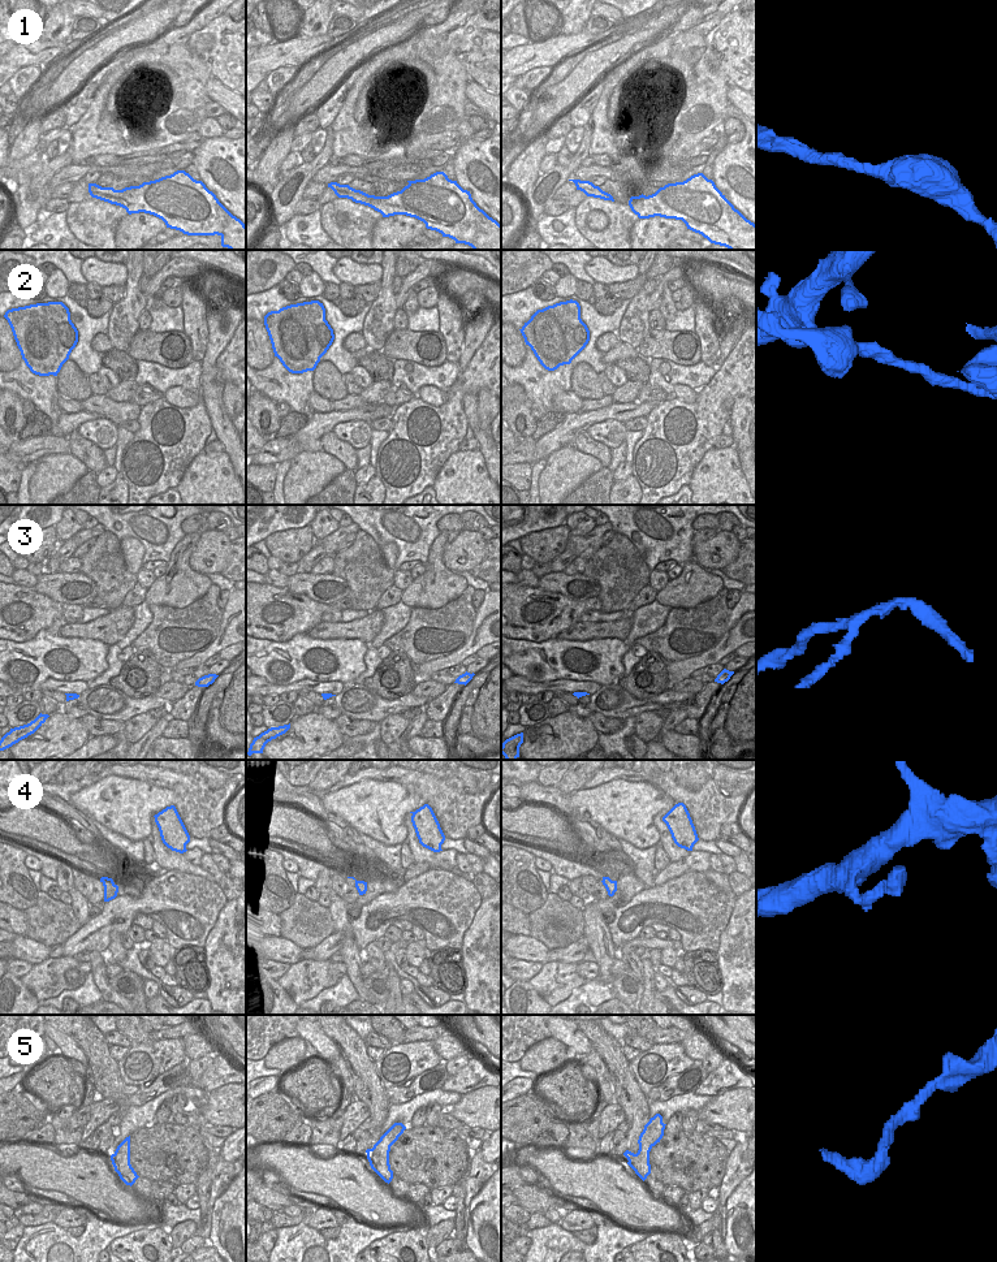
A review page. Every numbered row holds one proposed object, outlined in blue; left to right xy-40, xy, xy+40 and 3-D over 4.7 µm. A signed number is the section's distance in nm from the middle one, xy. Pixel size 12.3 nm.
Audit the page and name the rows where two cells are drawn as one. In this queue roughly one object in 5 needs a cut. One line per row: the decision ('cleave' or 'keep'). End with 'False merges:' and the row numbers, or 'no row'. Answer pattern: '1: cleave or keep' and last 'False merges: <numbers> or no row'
1: keep
2: cleave
3: keep
4: keep
5: keep
False merges: 2

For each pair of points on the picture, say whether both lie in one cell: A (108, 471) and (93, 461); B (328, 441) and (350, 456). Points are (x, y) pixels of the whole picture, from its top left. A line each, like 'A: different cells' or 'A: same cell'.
A: different cells
B: same cell

